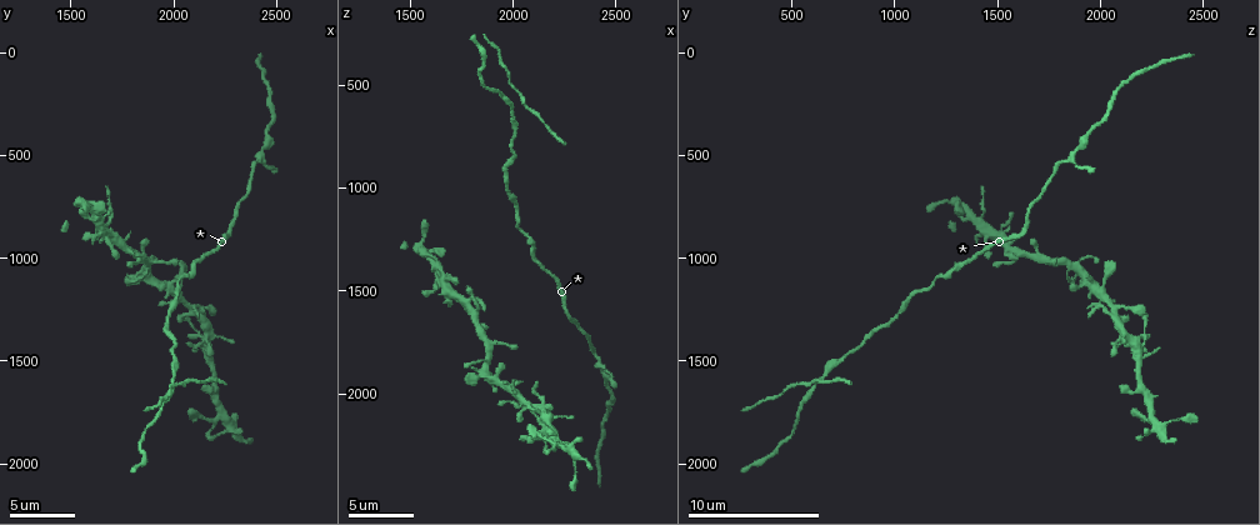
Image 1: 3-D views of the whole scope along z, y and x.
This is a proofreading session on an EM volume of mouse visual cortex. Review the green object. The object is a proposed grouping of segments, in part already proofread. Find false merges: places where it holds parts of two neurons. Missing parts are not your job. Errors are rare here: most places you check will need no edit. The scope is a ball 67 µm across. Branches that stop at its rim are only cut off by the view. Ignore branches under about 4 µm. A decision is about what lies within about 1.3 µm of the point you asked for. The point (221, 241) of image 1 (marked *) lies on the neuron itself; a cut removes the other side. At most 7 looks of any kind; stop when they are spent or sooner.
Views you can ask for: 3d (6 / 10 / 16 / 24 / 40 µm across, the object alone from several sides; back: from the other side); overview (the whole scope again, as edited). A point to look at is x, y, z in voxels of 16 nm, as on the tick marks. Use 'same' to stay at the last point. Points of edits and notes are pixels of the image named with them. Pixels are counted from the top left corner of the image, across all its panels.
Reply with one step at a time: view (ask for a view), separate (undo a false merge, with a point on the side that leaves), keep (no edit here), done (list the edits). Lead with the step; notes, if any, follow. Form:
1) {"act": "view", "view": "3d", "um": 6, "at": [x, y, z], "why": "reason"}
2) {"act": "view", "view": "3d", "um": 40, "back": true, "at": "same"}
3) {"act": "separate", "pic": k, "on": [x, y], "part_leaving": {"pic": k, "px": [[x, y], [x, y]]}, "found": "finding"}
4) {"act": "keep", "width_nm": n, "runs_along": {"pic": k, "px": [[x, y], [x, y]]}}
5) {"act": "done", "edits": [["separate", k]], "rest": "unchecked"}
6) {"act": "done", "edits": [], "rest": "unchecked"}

{"act": "view", "view": "3d", "um": 10, "at": [2420, 520, 1830]}

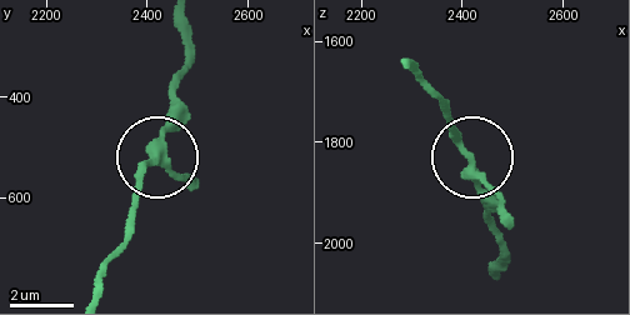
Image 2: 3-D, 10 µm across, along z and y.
{"act": "keep", "arms": 3, "runs_along": {"pic": 2, "px": [[405, 61], [440, 96], [454, 134], [473, 155], [491, 233]]}, "found": "continuous, no second neuron"}

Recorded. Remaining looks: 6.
{"act": "view", "view": "3d", "um": 16, "at": [2300, 1820, 2290], "why": "small branch off a trunk"}

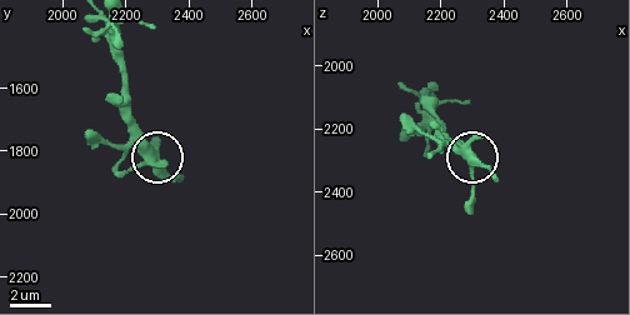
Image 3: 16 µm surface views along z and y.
{"act": "keep", "arms": 5, "found": "one neuron here"}

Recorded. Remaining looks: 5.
{"act": "view", "view": "3d", "um": 10, "at": [2000, 1640, 610], "why": "two arms in line, one across"}

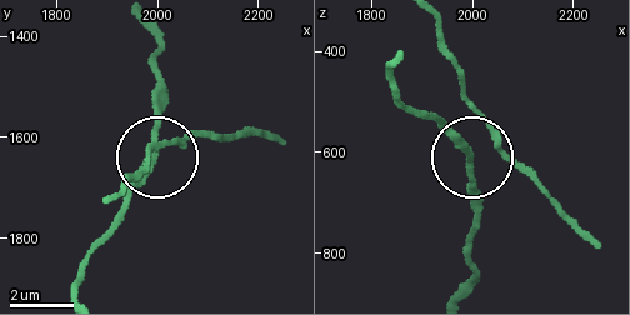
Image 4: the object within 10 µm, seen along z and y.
{"act": "view", "view": "3d", "um": 10, "back": true, "at": "same"}

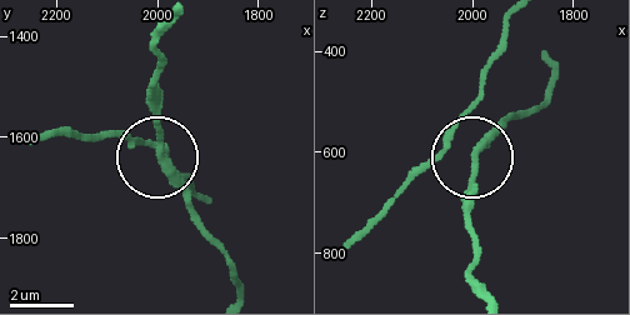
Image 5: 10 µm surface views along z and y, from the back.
{"act": "keep", "width_nm": 190, "runs_along": {"pic": 5, "px": [[168, 20], [151, 93], [160, 151], [114, 135]]}, "found": "all the same neuron"}

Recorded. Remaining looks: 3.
{"act": "done", "edits": [], "rest": "unchecked"}

